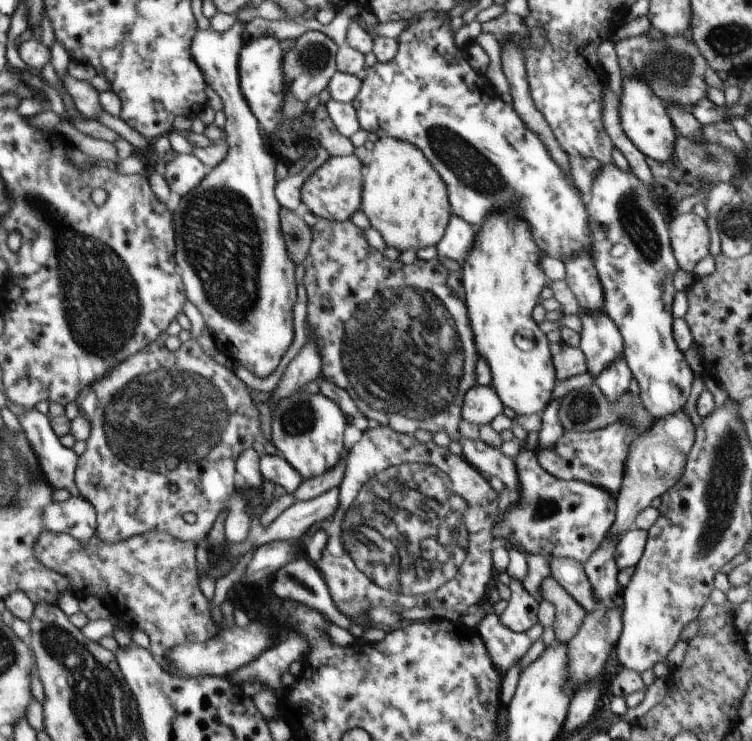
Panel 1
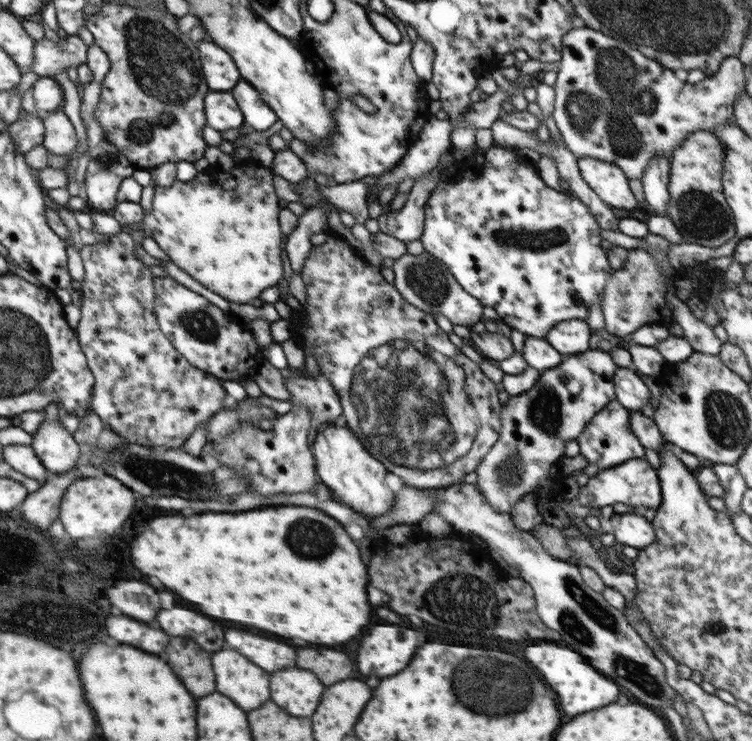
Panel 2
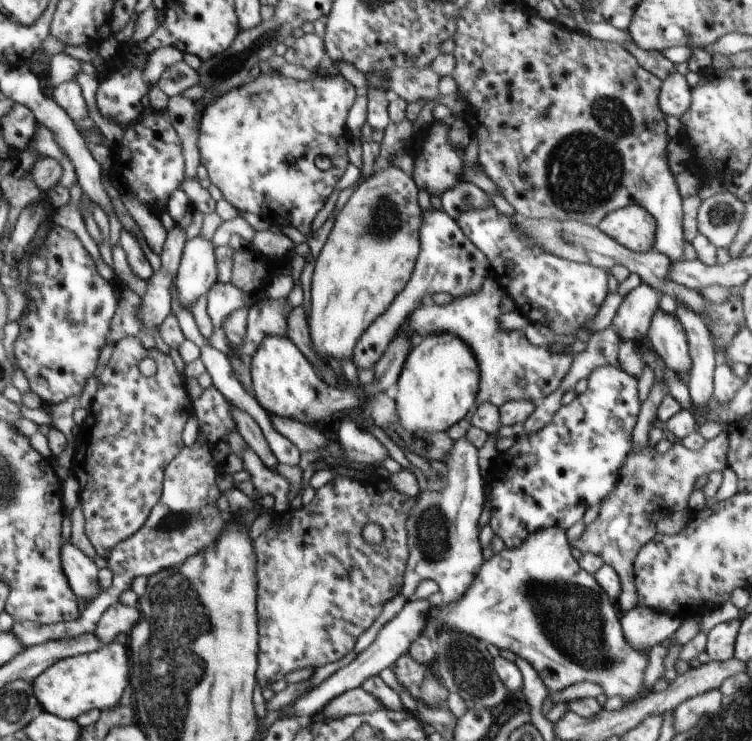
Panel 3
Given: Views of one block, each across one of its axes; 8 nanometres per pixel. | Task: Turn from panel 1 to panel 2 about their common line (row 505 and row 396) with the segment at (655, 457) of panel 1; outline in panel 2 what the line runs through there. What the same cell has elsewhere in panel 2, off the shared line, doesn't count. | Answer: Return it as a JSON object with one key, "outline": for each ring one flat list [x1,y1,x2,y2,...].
{"outline":[[618,368,614,379,616,400,630,412,640,412,648,405,651,391,639,374,628,368]]}

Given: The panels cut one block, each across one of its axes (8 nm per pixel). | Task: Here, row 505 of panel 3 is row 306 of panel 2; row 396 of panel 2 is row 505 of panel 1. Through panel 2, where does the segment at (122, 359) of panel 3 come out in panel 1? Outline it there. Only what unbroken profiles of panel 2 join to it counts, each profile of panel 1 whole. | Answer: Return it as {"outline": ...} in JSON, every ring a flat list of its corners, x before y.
{"outline":[[161,339,152,342,147,349,140,350,140,353,132,354,132,357,126,358,124,362,120,362,120,366,116,366,116,370,108,374,107,378,84,389,77,398,77,404,80,415,90,424,91,434,86,440,86,450,78,456,74,482,80,495,94,506,97,516,95,535,106,544,124,542,128,538,154,532,166,532,172,538,182,542,202,541,208,535,218,515,227,508,235,494,235,480,238,477,235,470,236,460,242,452,253,448,254,438,260,432,260,414,254,400,250,398,246,384,232,370,220,366,216,360,206,356,195,339,181,344,176,352,168,350]]}

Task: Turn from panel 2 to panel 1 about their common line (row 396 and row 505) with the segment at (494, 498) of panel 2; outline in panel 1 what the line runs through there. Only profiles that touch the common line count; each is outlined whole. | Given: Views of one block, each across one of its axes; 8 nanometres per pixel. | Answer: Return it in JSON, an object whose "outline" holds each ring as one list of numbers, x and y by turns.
{"outline":[[520,450,514,460,520,494,515,496,516,504,511,504,497,521,492,530,494,537,506,538,525,556,557,555,586,563,614,524,616,504,612,494,590,482,566,481,551,476,540,467,536,451]]}

